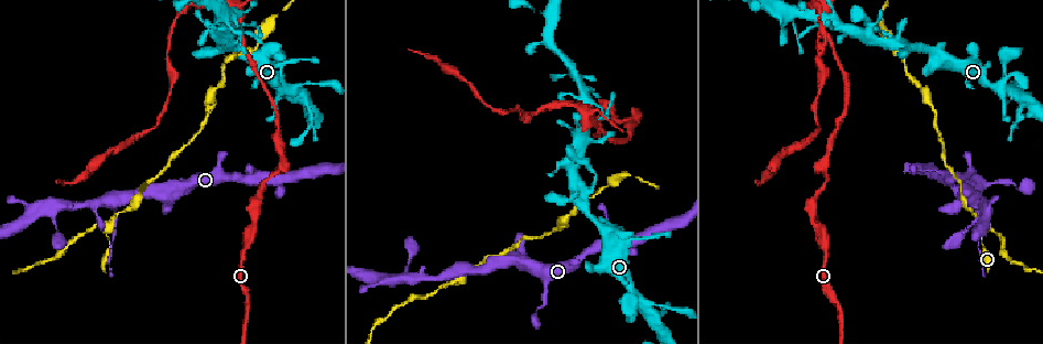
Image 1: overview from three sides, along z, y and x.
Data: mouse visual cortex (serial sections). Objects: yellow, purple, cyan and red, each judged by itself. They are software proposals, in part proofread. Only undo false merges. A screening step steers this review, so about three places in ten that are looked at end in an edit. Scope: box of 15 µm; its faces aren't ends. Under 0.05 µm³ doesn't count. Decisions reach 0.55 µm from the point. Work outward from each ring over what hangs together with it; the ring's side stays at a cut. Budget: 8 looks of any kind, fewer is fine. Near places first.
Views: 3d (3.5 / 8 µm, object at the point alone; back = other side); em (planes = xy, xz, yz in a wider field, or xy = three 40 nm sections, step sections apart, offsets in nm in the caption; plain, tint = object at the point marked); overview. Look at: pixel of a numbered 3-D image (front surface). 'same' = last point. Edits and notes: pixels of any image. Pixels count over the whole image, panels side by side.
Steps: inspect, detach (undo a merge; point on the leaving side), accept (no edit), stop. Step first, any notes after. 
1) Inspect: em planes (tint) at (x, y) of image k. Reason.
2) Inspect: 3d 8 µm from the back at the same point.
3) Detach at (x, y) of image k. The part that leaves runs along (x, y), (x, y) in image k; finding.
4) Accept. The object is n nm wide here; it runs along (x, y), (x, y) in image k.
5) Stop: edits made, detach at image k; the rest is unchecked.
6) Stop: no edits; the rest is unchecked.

Inspect: 3d 8 µm at (458, 279) of image 1. Abrupt turn.

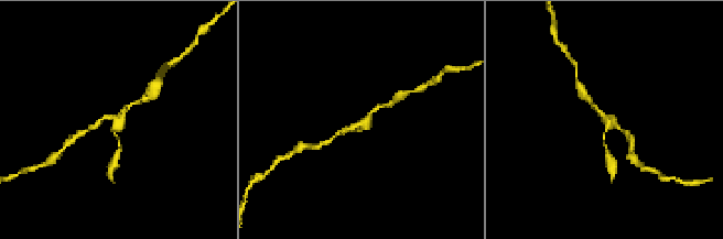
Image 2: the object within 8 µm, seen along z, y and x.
Inspect: 3d 3.5 µm at (365, 121) of image 2.

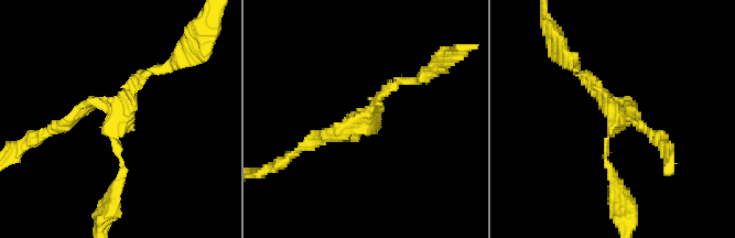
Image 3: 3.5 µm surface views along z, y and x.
Accept. It runs along (118, 183), (118, 106), (138, 78), (159, 72) in image 3; one cell here.

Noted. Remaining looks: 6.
Inspect: 3d 8 µm from the back at (634, 115) of image 1. Sharp bend.

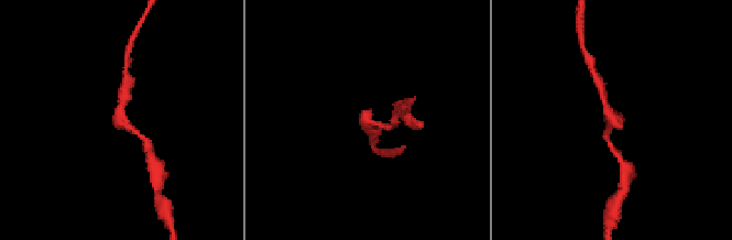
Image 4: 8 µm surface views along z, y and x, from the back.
Inspect: em xy step 2 (tint) at (366, 123) of image 4. The arms are 200, 200 nm wide.

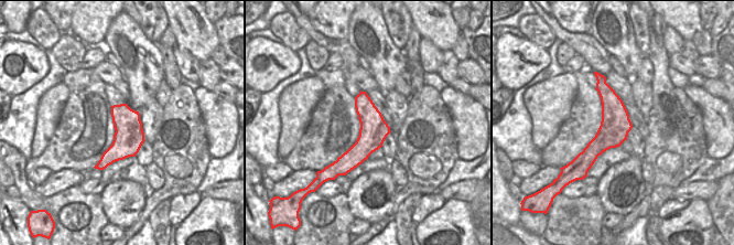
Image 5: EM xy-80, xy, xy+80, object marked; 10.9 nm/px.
Accept. It runs along (602, 78), (610, 134), (589, 162) in image 5; all the same cell.

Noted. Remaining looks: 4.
Inspect: 3d 3.5 µm at (1005, 57) of image 1. Thin neck.

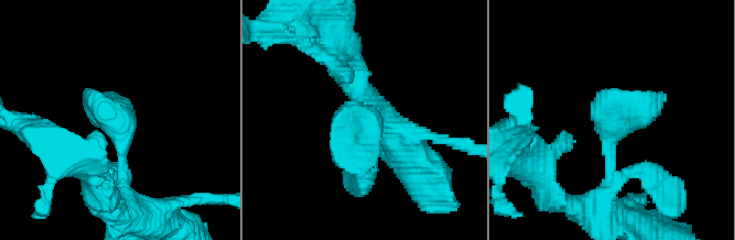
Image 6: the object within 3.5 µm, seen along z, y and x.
Inspect: em xy step 2 (tint) at (615, 125) of image 6.

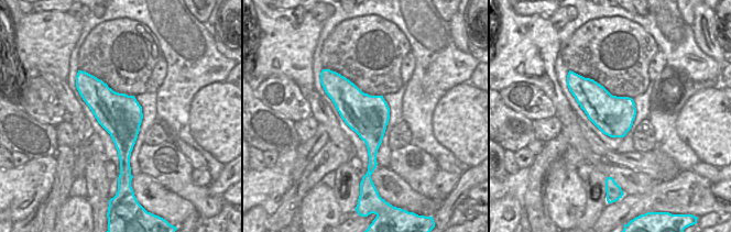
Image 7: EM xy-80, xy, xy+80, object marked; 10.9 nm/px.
Accept. It runs along (603, 197), (612, 130), (662, 93) in image 6; all the same cell.

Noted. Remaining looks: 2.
Stop: no edits; the rest is unchecked.

